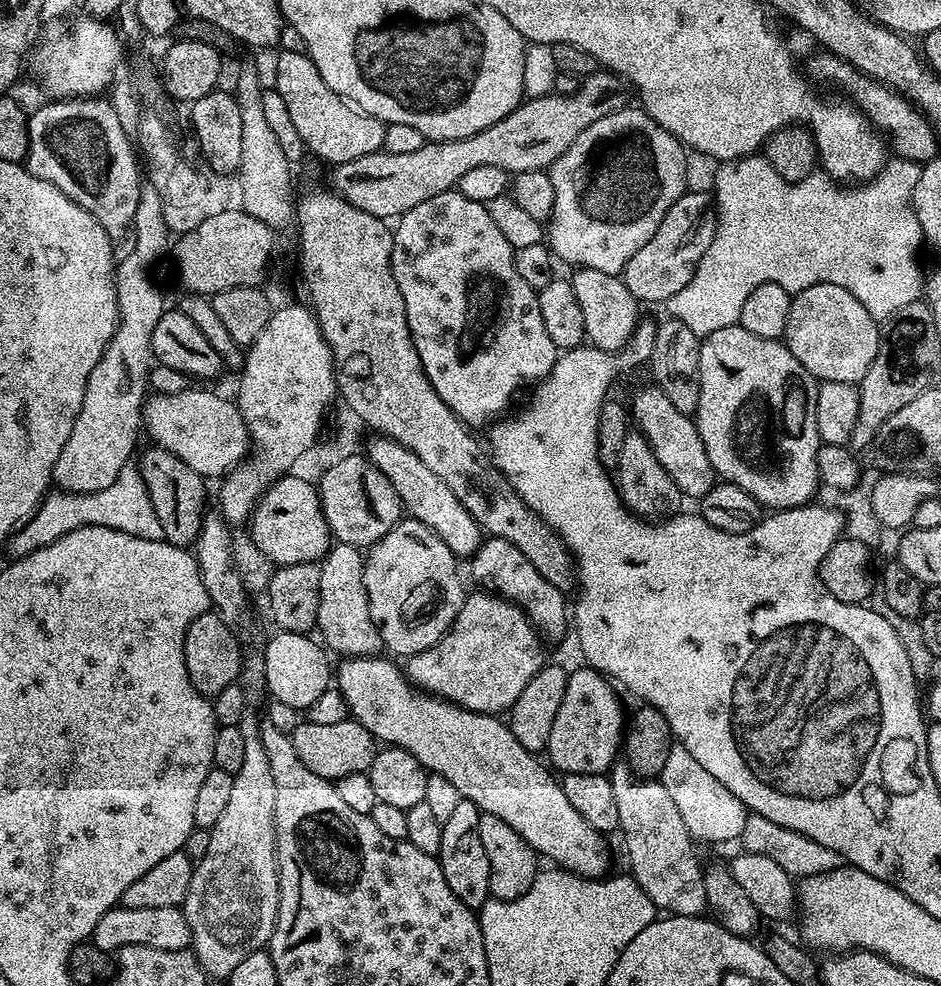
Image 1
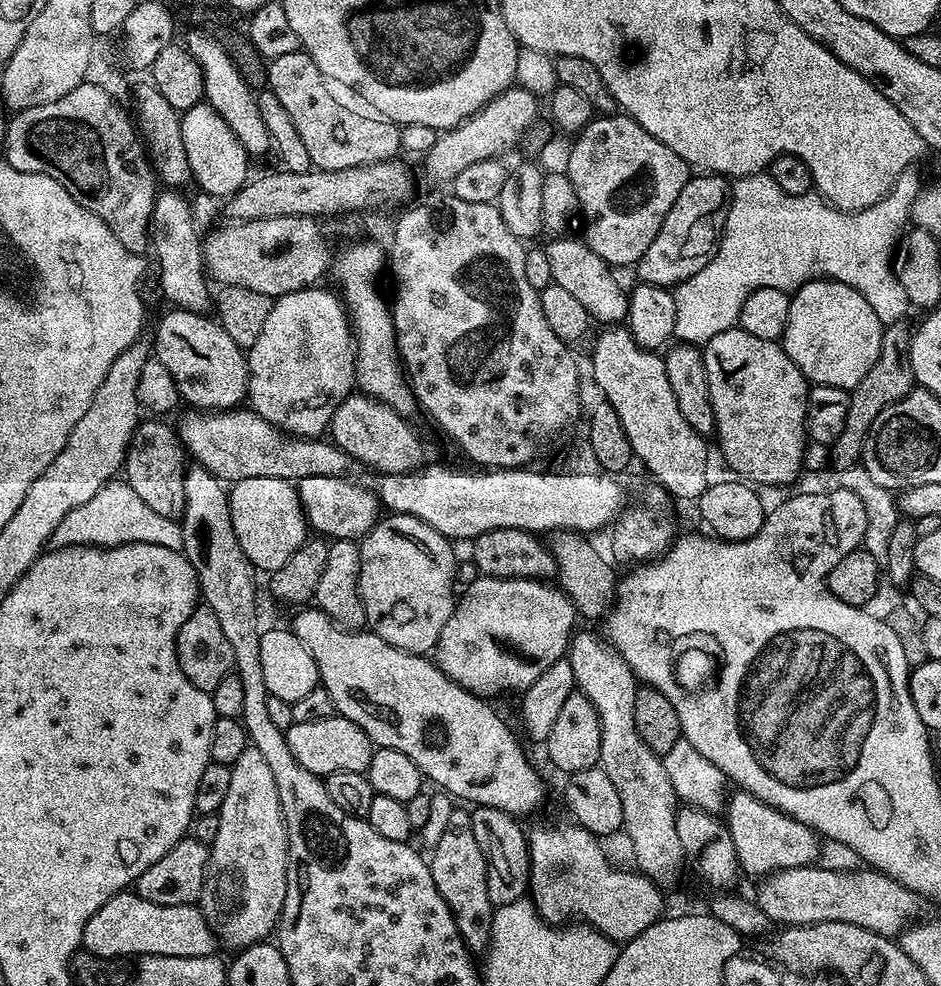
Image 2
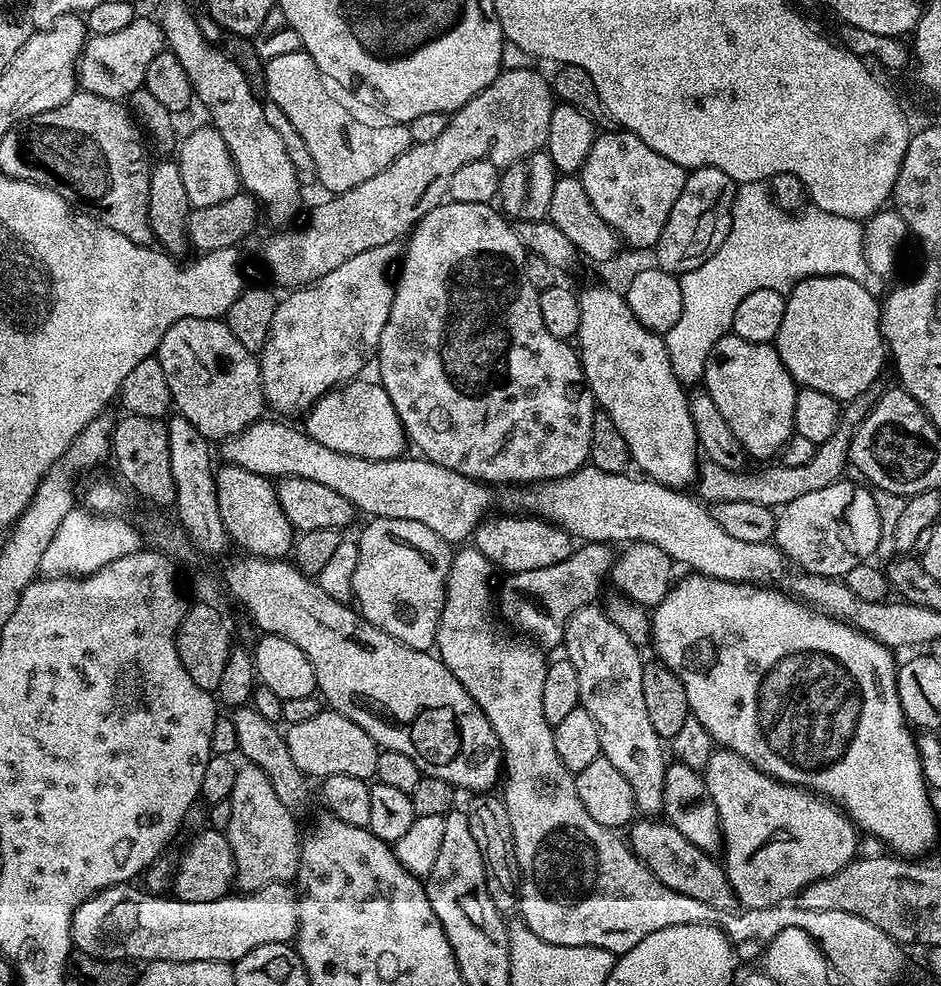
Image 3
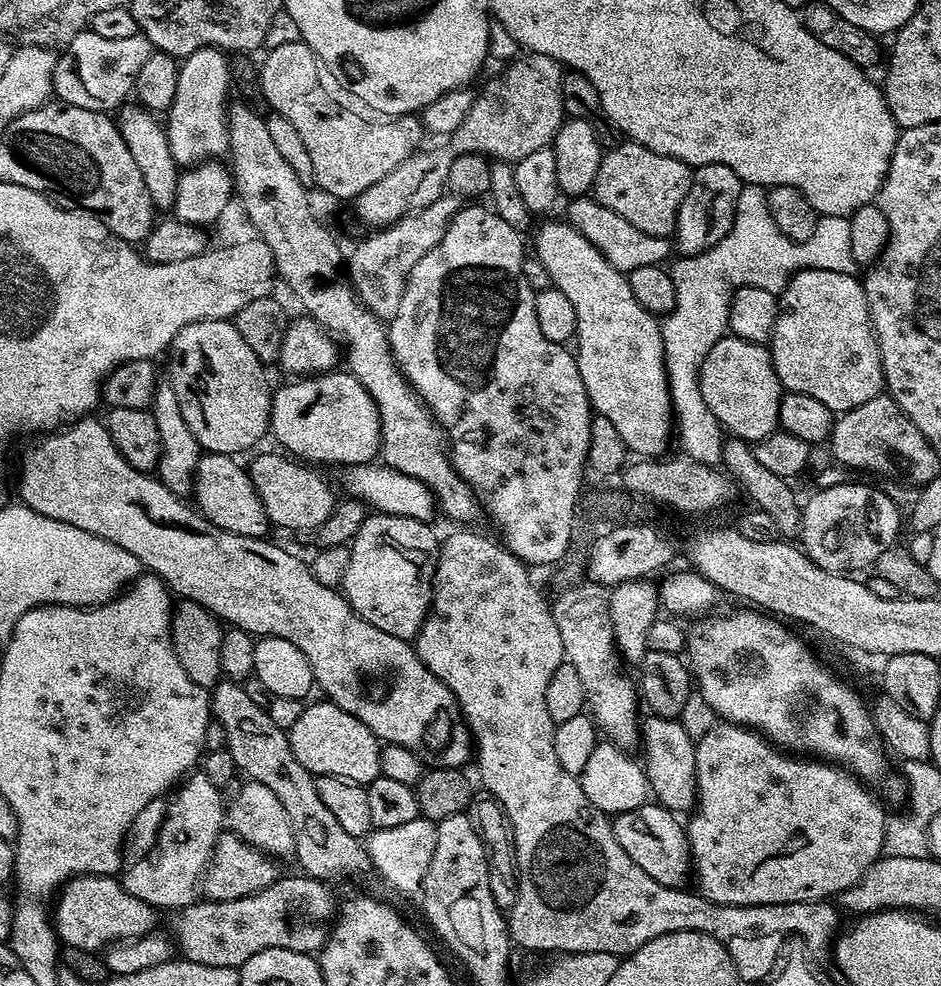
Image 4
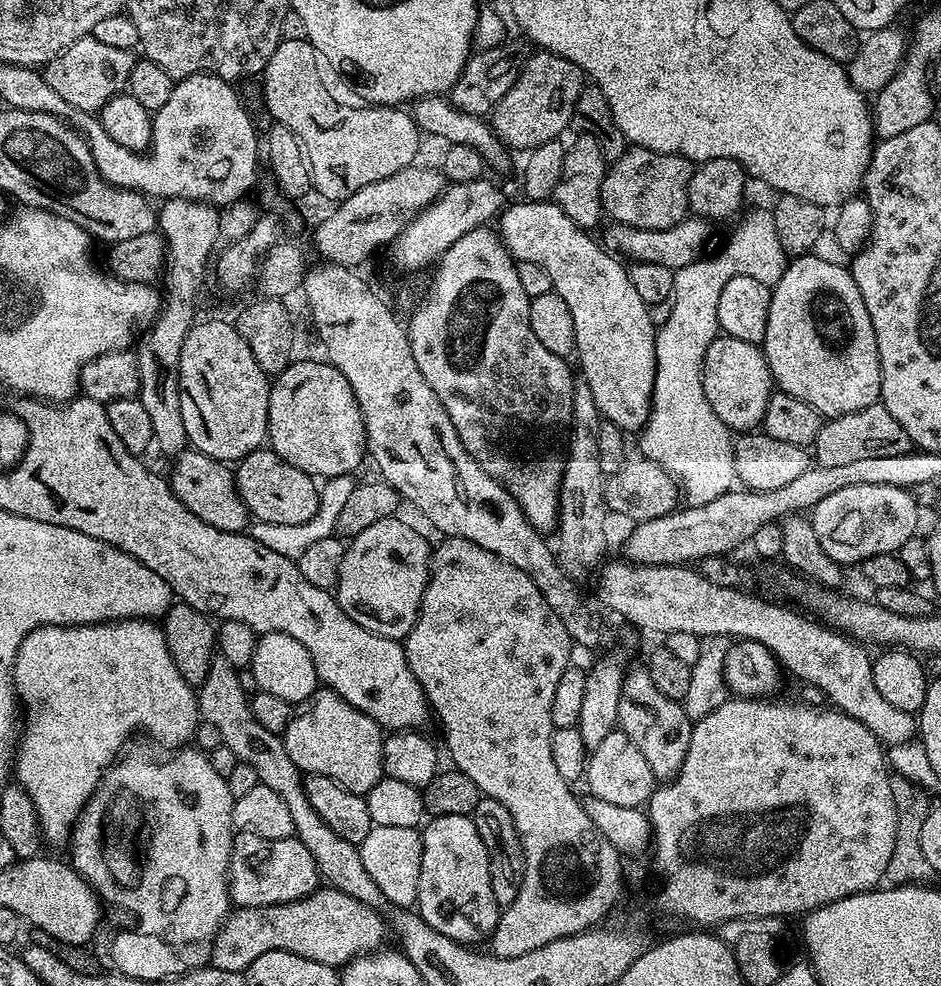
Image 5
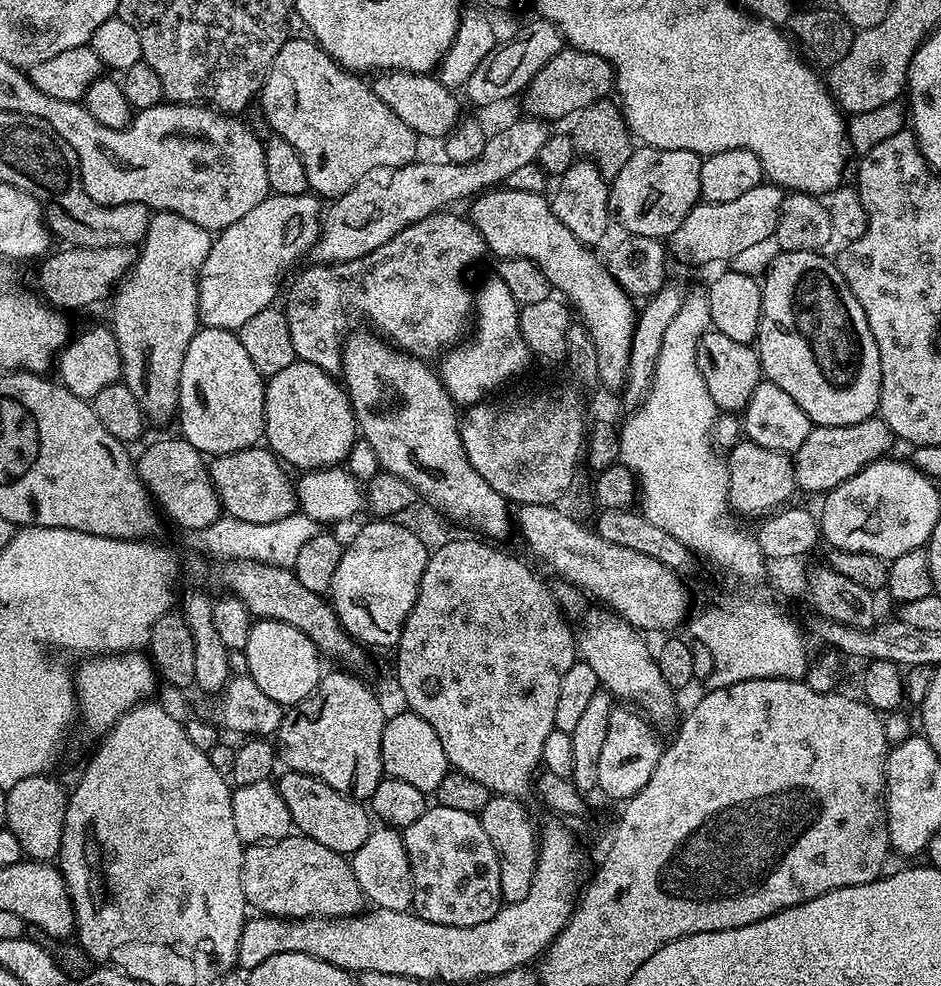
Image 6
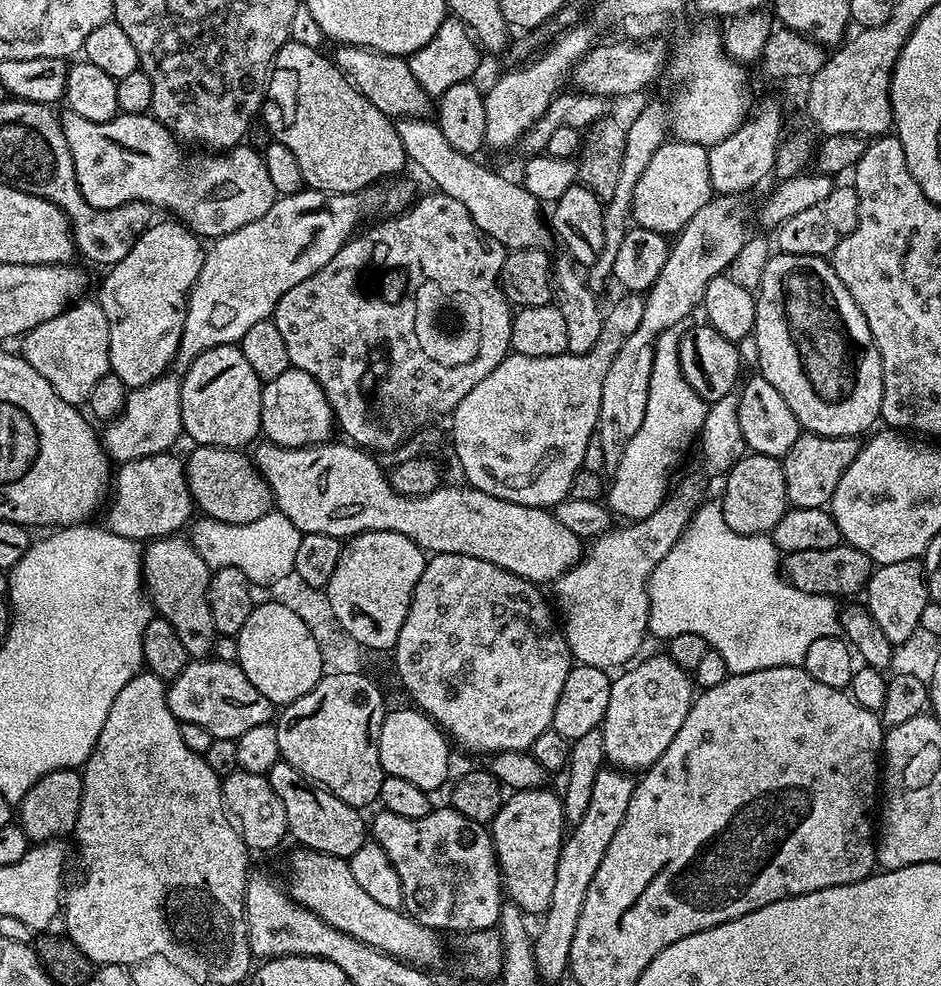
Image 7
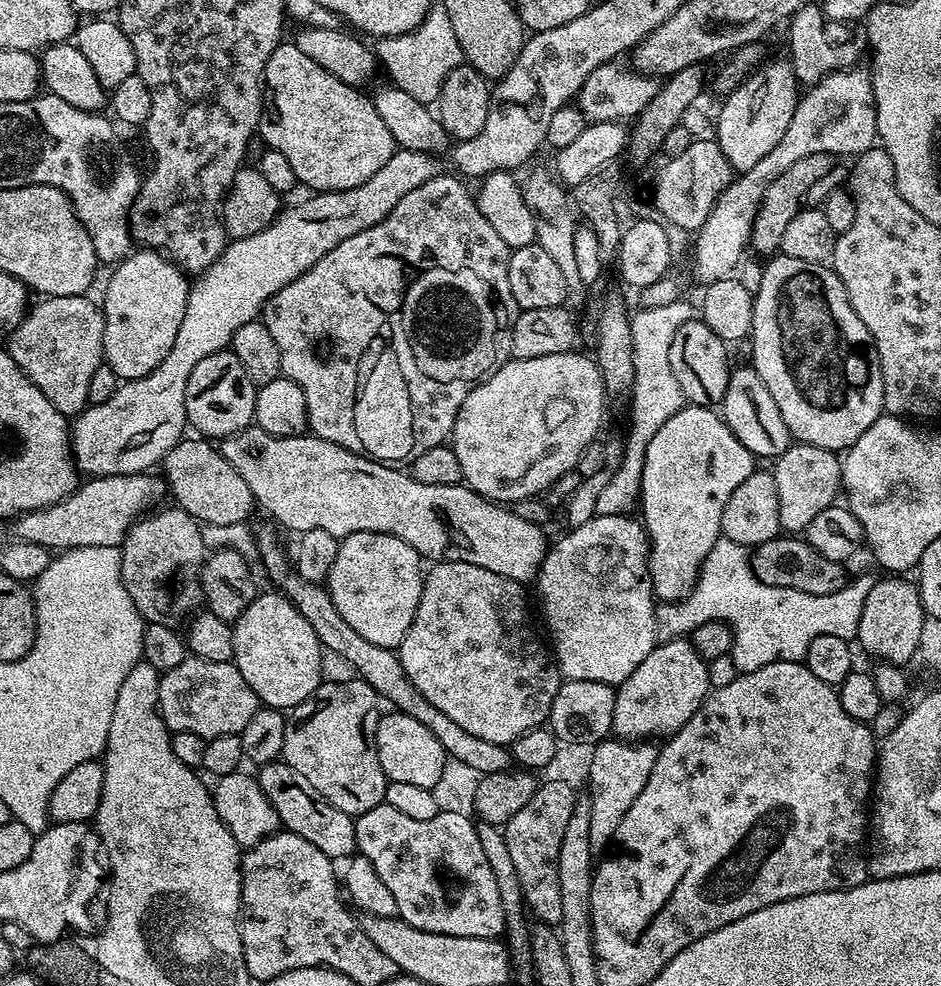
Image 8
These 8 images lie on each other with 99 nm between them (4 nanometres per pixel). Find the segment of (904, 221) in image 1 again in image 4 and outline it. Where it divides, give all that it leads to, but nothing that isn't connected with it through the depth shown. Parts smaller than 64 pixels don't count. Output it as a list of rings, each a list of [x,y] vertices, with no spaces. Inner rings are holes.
[[[749,184],[741,187],[738,194],[738,206],[736,217],[730,226],[728,233],[719,240],[710,250],[706,250],[697,256],[680,256],[676,265],[671,265],[670,271],[674,282],[674,294],[676,305],[674,310],[663,317],[660,333],[664,339],[664,361],[666,362],[666,374],[668,375],[668,389],[672,399],[672,414],[674,417],[674,432],[678,437],[678,444],[682,447],[683,455],[694,458],[703,464],[713,466],[721,463],[720,455],[724,449],[725,433],[720,424],[710,414],[706,402],[702,402],[702,390],[700,389],[700,371],[702,362],[706,362],[706,354],[714,350],[714,342],[718,342],[728,332],[728,307],[732,301],[732,294],[737,288],[744,286],[758,286],[762,290],[770,290],[777,294],[783,293],[795,272],[801,272],[807,268],[818,270],[834,270],[847,276],[857,271],[858,265],[850,246],[850,224],[842,216],[820,216],[816,222],[814,234],[805,244],[794,242],[774,226],[774,218],[770,218],[768,198],[765,189],[759,184]]]

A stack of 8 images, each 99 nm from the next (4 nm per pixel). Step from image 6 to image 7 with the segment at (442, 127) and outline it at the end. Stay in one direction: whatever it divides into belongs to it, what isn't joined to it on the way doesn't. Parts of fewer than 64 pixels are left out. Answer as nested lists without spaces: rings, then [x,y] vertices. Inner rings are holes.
[[[342,44],[335,49],[334,63],[337,70],[366,98],[366,102],[371,102],[382,110],[382,114],[393,118],[407,118],[418,120],[428,118],[434,112],[433,97],[418,86],[418,78],[408,66],[407,59],[402,56],[391,56],[385,52],[379,52],[373,48],[359,48],[353,44]]]

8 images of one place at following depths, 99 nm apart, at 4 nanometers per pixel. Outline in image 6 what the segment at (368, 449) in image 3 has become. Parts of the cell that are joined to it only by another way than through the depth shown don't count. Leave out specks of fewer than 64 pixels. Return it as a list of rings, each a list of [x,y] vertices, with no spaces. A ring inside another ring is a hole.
[[[295,360],[286,370],[267,377],[264,390],[264,434],[267,447],[285,465],[293,469],[311,470],[314,468],[334,468],[343,465],[350,450],[358,443],[356,413],[352,411],[352,402],[335,375],[305,360]]]

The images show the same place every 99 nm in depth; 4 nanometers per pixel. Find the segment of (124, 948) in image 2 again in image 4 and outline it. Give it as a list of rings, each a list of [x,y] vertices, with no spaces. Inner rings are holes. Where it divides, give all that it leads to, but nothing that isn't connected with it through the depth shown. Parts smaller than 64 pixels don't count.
[[[303,874],[295,875],[283,875],[270,886],[246,898],[197,902],[179,909],[175,913],[174,935],[179,955],[206,966],[239,969],[241,964],[254,958],[254,954],[271,948],[319,953],[330,935],[330,925],[338,912],[338,900],[336,904],[328,889],[331,887],[325,881]],[[76,876],[60,889],[55,904],[54,927],[59,943],[95,953],[113,942],[131,942],[149,935],[158,916],[157,909],[142,902],[142,898],[134,898],[116,876]]]

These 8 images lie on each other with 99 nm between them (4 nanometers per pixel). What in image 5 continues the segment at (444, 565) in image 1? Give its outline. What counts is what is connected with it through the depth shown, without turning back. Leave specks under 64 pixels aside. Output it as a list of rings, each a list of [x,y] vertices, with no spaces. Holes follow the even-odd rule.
[[[391,516],[382,522],[374,522],[374,526],[369,526],[367,530],[362,530],[362,534],[353,536],[347,541],[340,576],[336,579],[334,595],[336,601],[342,606],[342,610],[350,618],[354,618],[354,622],[358,622],[358,626],[379,636],[403,641],[404,637],[410,634],[410,630],[418,618],[420,603],[428,585],[430,544],[428,548],[423,534],[415,532],[406,521],[400,519]]]

